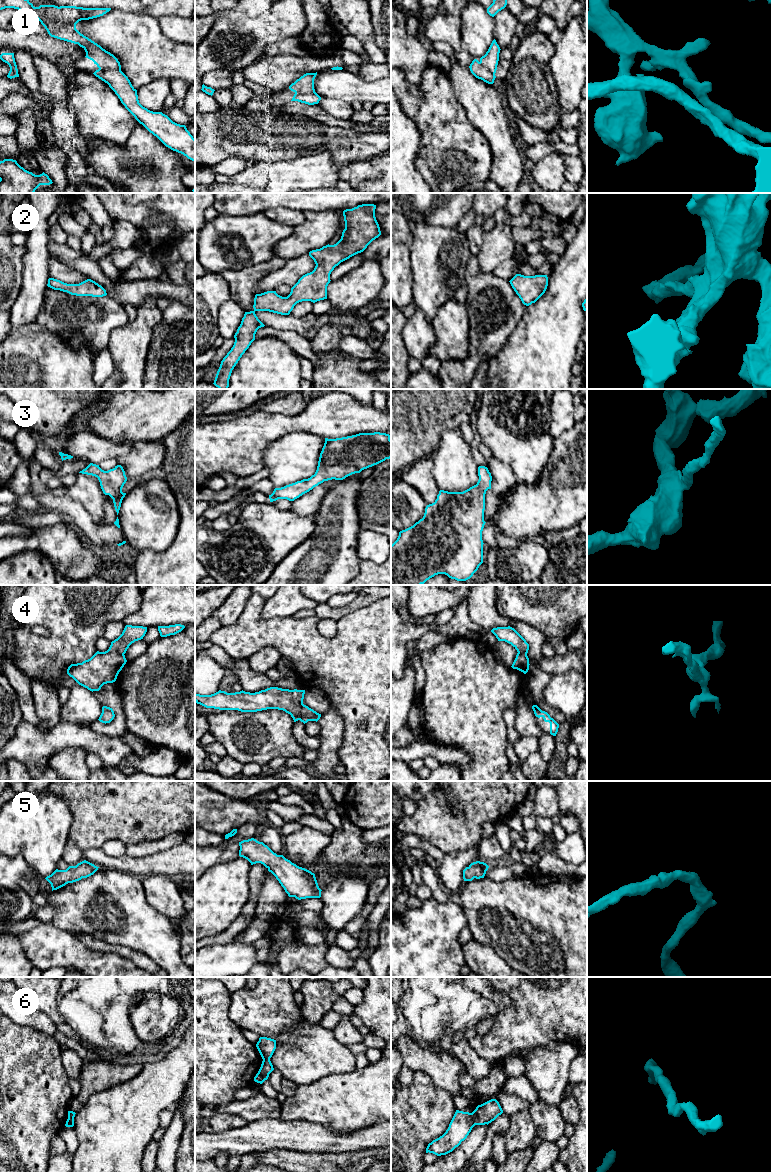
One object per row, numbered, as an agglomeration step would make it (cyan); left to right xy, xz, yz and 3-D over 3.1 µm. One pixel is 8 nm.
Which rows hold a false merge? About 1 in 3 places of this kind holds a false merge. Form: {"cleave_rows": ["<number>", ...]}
{"cleave_rows": ["6"]}

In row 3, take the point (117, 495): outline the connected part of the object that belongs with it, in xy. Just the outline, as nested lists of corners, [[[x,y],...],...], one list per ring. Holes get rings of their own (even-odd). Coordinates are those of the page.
[[[90,463],[79,473],[92,475],[98,478],[103,493],[109,495],[113,499],[114,507],[118,515],[122,500],[126,495],[126,493],[122,492],[122,488],[127,481],[123,467],[117,465],[113,469],[104,471],[99,465]]]

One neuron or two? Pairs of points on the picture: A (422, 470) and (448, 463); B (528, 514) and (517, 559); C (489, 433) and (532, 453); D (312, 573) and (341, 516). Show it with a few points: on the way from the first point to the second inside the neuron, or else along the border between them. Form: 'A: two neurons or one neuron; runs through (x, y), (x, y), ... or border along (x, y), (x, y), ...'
A: two neurons; border along (430, 457), (432, 461), (432, 476), (440, 489)
B: two neurons; border along (534, 538), (526, 538), (520, 541)
C: one neuron; runs through (500, 433), (508, 433), (521, 442)
D: one neuron; runs through (326, 559), (330, 554), (336, 530)

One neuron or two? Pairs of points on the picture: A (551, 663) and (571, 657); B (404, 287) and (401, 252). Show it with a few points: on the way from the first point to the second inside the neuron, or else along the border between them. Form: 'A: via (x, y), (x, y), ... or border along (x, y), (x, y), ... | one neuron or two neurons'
A: via (556, 663), (566, 662) | one neuron
B: via (401, 278), (401, 261) | one neuron

